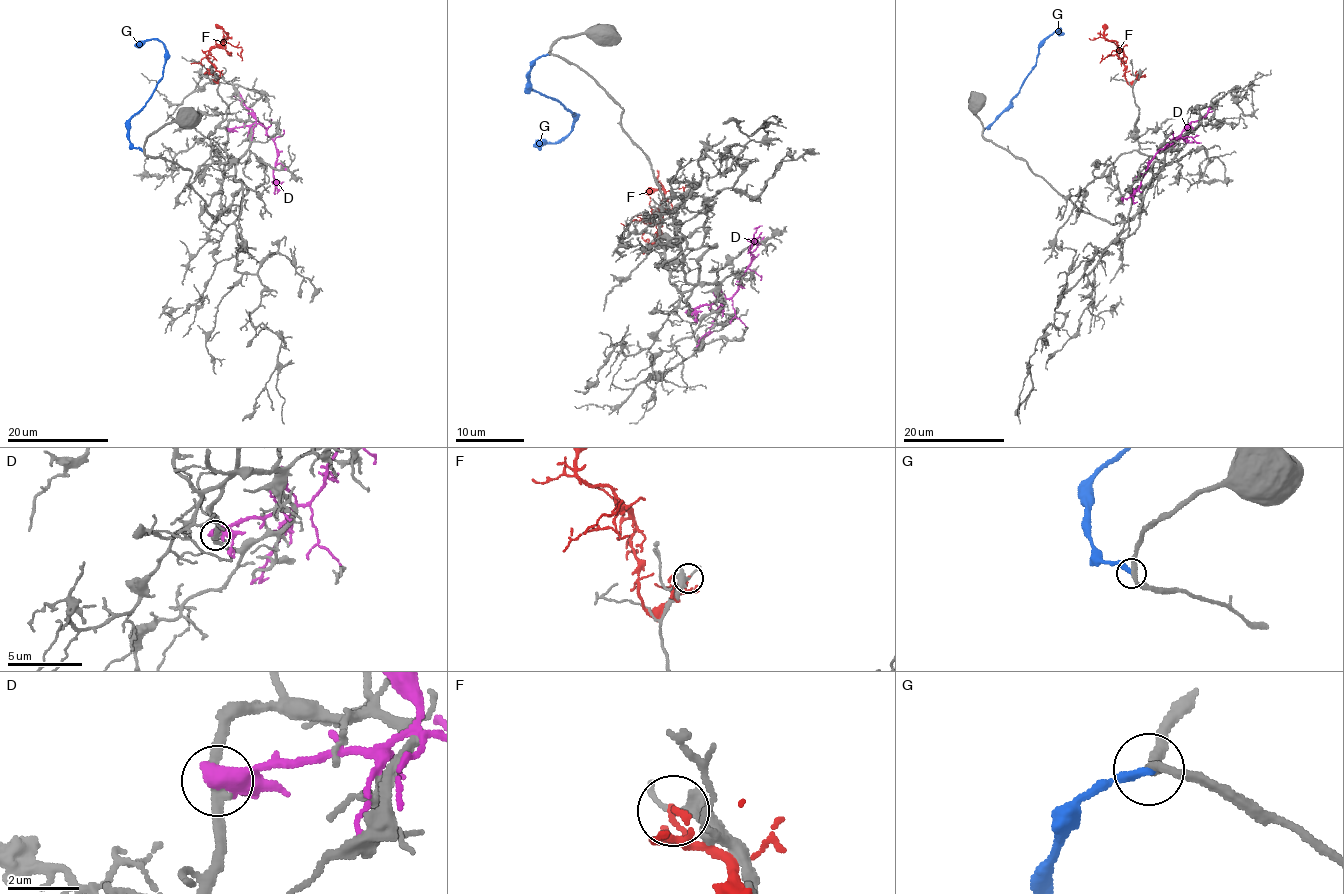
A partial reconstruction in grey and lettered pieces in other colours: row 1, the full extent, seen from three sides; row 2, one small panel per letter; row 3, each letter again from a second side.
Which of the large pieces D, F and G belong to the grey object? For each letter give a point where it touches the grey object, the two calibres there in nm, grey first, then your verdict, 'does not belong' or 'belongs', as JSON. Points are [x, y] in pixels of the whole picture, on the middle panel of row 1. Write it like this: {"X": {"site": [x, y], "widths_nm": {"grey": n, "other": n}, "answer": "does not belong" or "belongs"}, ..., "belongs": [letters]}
{"D": {"site": [688, 312], "widths_nm": {"grey": 280, "other": 480}, "answer": "does not belong"}, "F": {"site": [646, 248], "widths_nm": {"grey": 240, "other": 70}, "answer": "does not belong"}, "G": {"site": [548, 54], "widths_nm": {"grey": 280, "other": 280}, "answer": "does not belong"}, "belongs": []}

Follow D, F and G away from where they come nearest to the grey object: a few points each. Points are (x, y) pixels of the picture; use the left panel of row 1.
D: (227, 129), (258, 124), (265, 129), (274, 144), (276, 187), (283, 191)
F: (207, 68), (219, 79), (219, 73), (208, 59), (208, 53), (225, 42), (242, 49), (242, 60)
G: (143, 151), (129, 141), (128, 123), (162, 77), (165, 53), (164, 45), (157, 39), (139, 40), (134, 45)

